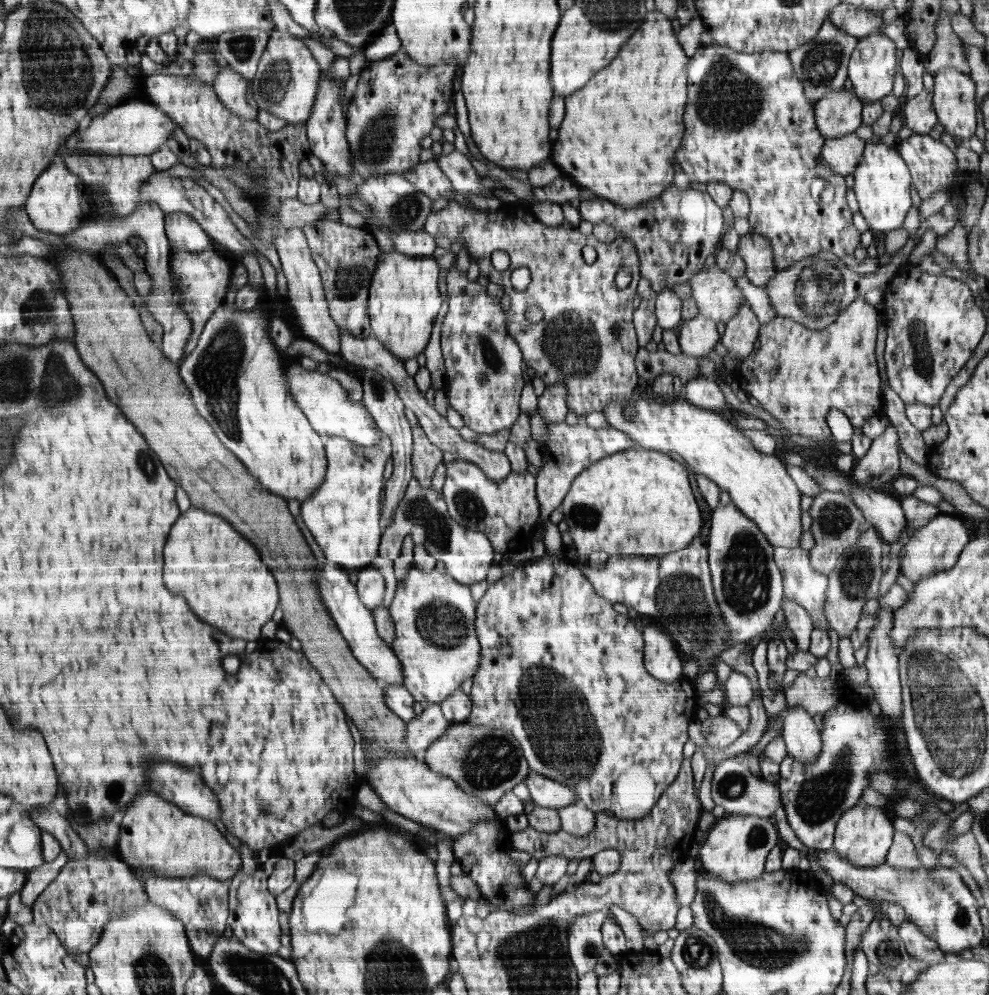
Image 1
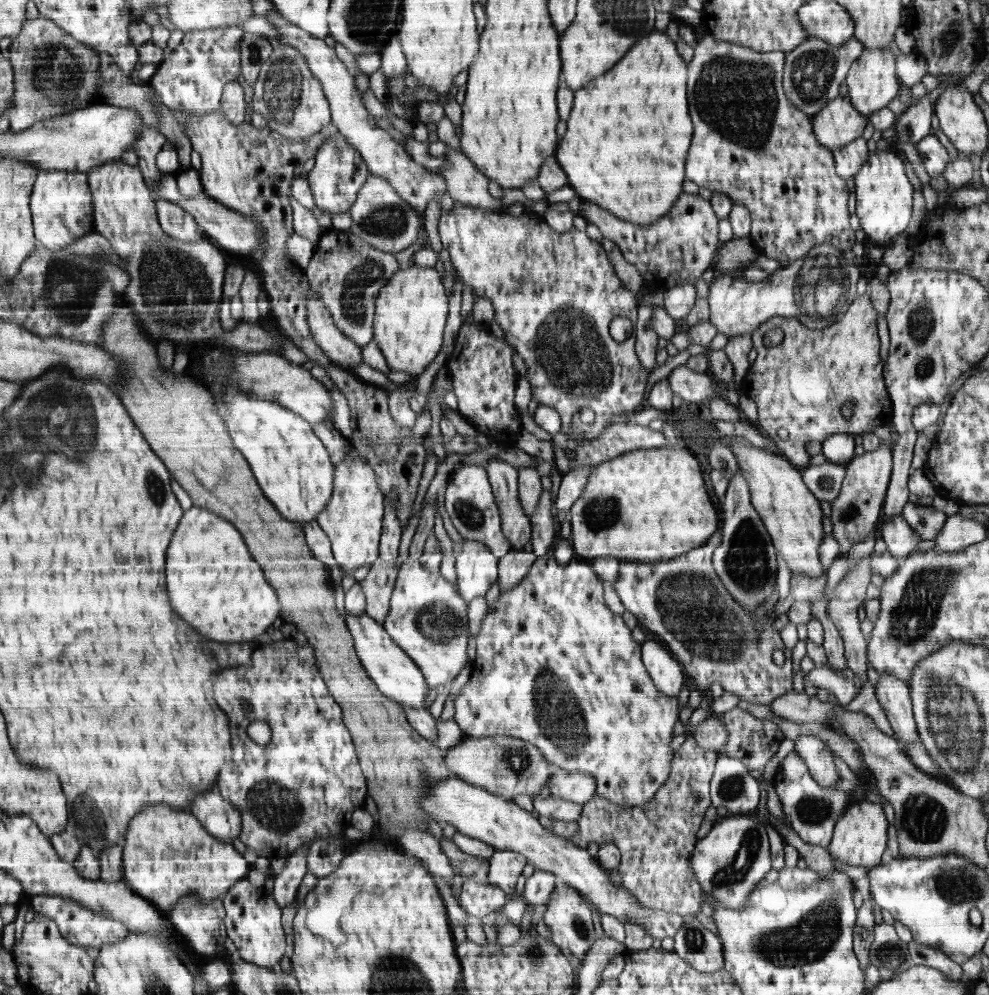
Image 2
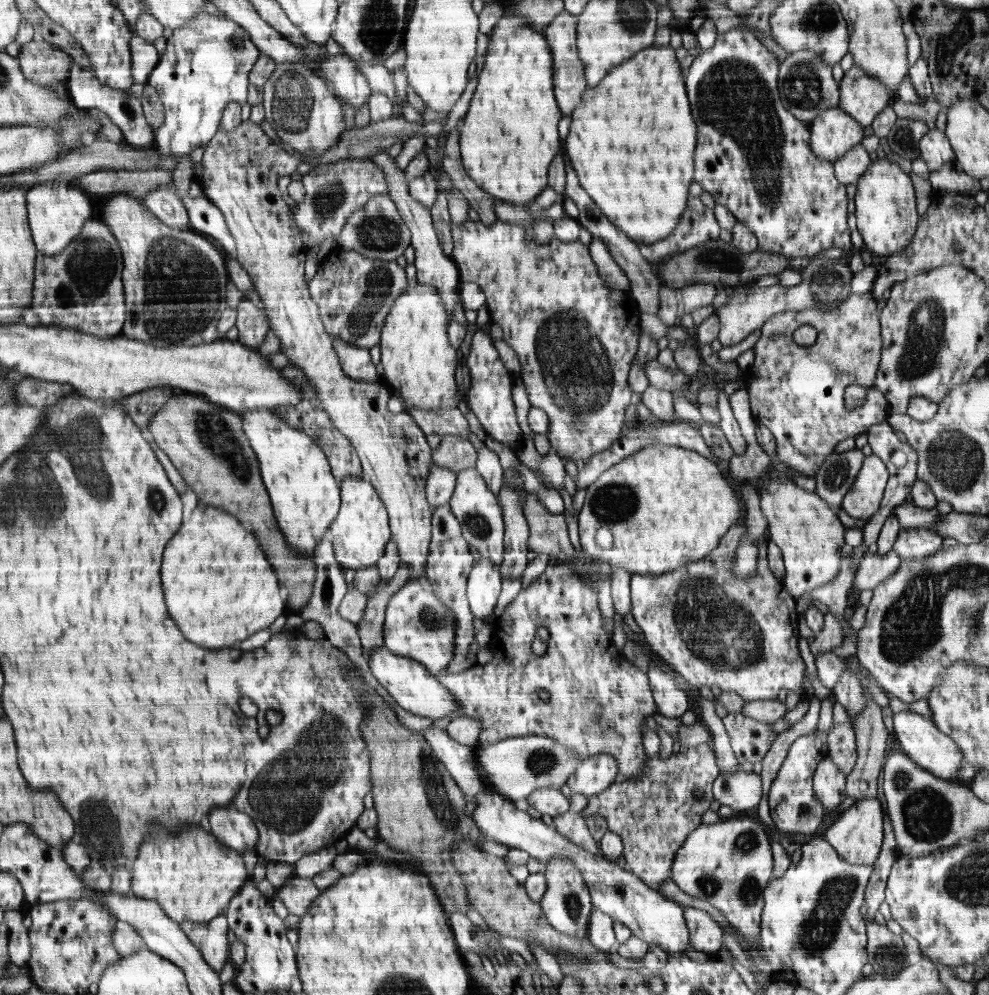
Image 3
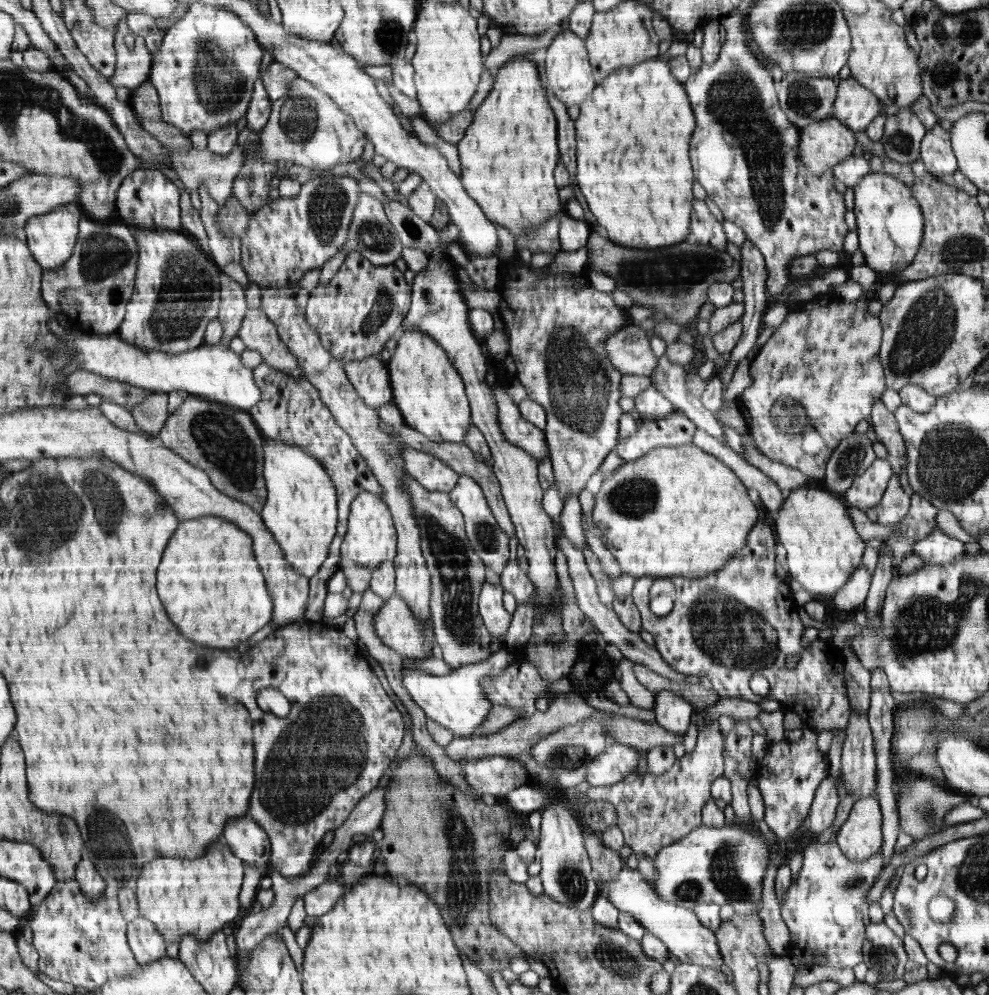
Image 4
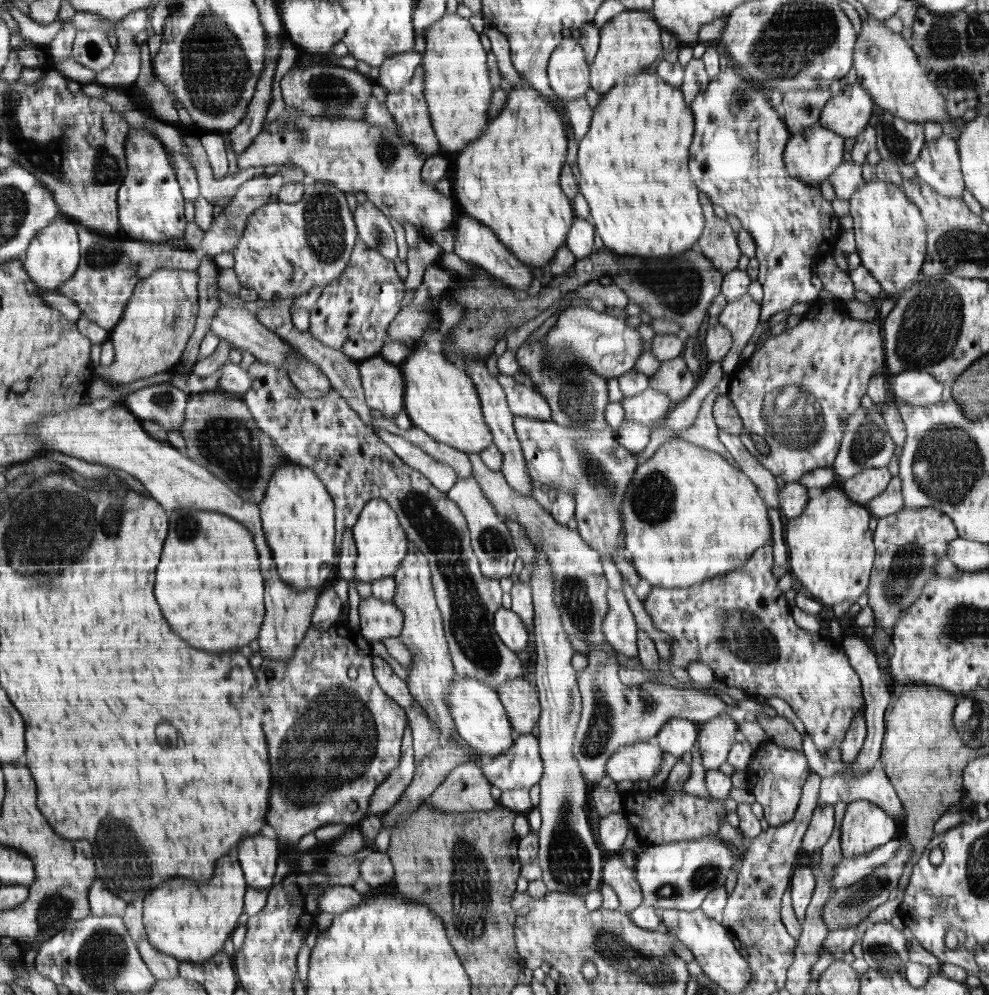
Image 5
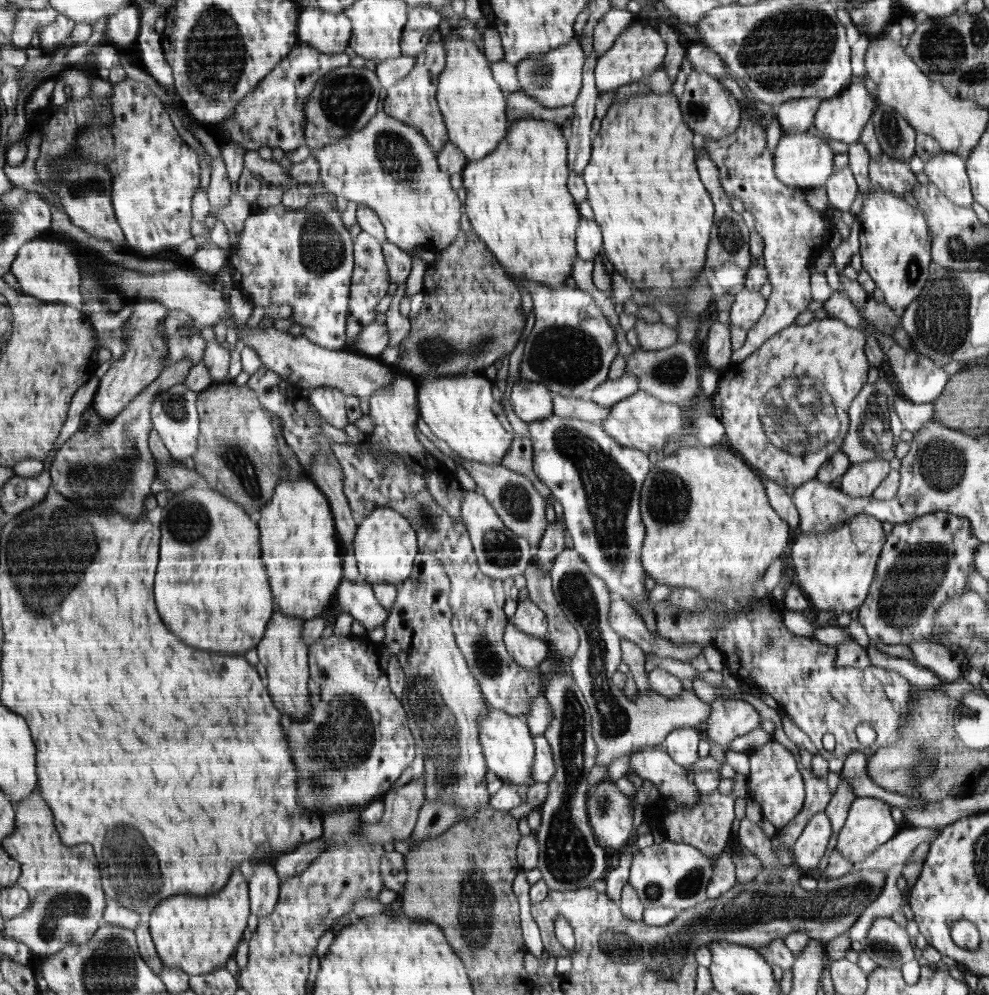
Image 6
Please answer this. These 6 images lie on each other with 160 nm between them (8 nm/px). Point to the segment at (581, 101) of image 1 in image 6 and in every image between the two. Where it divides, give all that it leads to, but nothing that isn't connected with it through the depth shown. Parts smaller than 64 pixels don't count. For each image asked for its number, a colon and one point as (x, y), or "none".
2: (635, 117)
3: (645, 195)
4: (634, 170)
5: (633, 161)
6: (643, 149)

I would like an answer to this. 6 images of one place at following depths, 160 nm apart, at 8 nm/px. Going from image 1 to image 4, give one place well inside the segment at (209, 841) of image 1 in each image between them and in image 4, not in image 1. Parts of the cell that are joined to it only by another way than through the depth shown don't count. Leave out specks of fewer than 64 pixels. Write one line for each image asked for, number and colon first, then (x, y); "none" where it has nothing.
2: (168, 854)
3: (193, 877)
4: (180, 897)

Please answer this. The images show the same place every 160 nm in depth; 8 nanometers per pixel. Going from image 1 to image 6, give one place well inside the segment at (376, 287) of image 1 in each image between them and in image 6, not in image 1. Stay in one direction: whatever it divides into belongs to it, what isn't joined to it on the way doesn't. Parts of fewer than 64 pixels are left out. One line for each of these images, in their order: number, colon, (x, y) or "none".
2: (411, 311)
3: (419, 364)
4: (427, 389)
5: (440, 398)
6: (461, 411)

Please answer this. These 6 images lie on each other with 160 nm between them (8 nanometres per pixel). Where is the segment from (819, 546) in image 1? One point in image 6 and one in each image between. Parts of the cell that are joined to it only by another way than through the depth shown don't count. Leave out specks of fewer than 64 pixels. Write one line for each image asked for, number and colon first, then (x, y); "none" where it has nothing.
2: (855, 513)
3: (863, 499)
4: (865, 492)
5: (866, 485)
6: (862, 479)

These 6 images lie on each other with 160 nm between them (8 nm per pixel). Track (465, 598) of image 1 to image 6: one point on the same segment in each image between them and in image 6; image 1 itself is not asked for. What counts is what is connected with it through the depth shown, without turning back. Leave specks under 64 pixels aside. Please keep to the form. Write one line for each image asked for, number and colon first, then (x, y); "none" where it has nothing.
2: (426, 620)
3: (418, 625)
4: (397, 626)
5: (379, 620)
6: (357, 598)

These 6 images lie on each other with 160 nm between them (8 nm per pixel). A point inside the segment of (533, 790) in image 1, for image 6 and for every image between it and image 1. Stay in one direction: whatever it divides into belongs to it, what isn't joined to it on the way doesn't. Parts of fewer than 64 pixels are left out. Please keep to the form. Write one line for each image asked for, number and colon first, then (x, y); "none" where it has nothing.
2: (579, 787)
3: (595, 775)
4: (618, 761)
5: (641, 761)
6: (654, 764)

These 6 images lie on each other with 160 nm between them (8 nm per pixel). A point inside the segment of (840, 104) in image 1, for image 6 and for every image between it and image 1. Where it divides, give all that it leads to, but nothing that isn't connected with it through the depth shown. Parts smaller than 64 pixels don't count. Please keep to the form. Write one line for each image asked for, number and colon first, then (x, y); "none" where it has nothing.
2: (838, 123)
3: (833, 132)
4: (823, 144)
5: (811, 156)
6: (801, 160)

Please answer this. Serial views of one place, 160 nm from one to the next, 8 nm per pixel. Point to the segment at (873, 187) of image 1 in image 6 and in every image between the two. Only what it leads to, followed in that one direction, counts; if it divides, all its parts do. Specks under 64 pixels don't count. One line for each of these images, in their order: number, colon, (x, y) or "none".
2: (884, 196)
3: (886, 213)
4: (889, 222)
5: (891, 239)
6: (894, 248)

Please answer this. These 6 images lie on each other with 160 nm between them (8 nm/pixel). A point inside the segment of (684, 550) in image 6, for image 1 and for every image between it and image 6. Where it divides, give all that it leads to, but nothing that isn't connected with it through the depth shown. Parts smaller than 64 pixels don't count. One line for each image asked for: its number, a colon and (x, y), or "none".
1: (637, 502)
2: (650, 505)
3: (663, 507)
4: (678, 511)
5: (689, 516)

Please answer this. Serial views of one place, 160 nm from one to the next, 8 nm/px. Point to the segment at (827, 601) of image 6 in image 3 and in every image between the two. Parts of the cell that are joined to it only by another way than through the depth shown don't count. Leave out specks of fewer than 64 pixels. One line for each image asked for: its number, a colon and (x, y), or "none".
3: (806, 529)
4: (822, 547)
5: (831, 551)

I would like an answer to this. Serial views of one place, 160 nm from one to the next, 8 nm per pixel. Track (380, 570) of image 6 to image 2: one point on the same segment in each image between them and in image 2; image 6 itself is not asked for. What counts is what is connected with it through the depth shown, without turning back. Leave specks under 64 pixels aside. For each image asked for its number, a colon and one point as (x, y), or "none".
2: (352, 520)
3: (360, 534)
4: (371, 540)
5: (382, 544)

